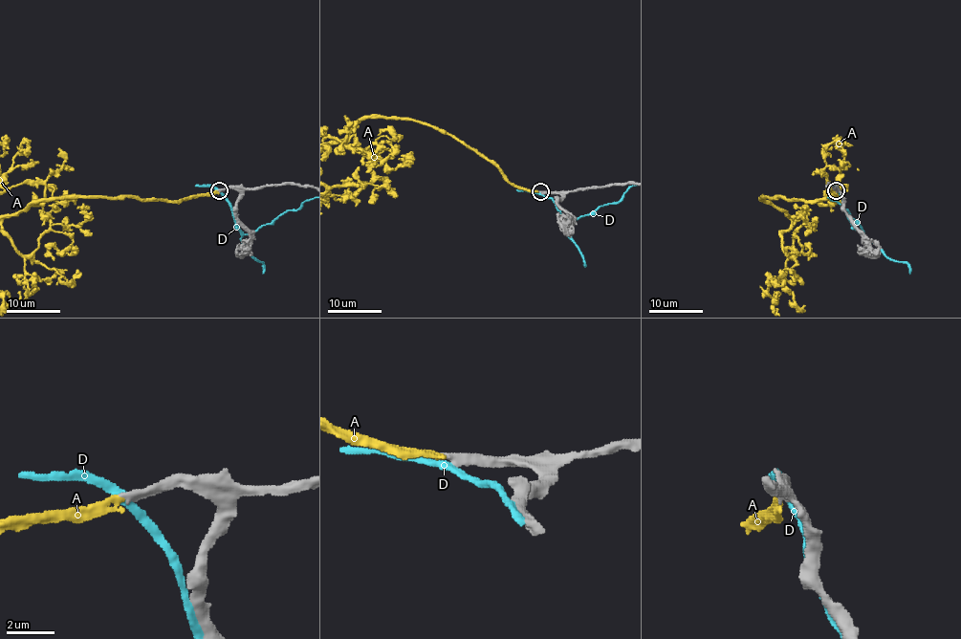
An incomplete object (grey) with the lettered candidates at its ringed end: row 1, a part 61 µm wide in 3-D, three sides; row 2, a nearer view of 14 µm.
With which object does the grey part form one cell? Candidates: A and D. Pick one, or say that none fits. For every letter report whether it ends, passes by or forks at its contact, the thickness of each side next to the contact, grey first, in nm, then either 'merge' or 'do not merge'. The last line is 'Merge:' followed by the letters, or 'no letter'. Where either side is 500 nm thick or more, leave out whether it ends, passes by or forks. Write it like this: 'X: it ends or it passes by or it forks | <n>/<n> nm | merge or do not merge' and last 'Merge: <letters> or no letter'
A: it ends | 340/260 nm | merge
D: it passes by | 400/320 nm | do not merge
Merge: A

